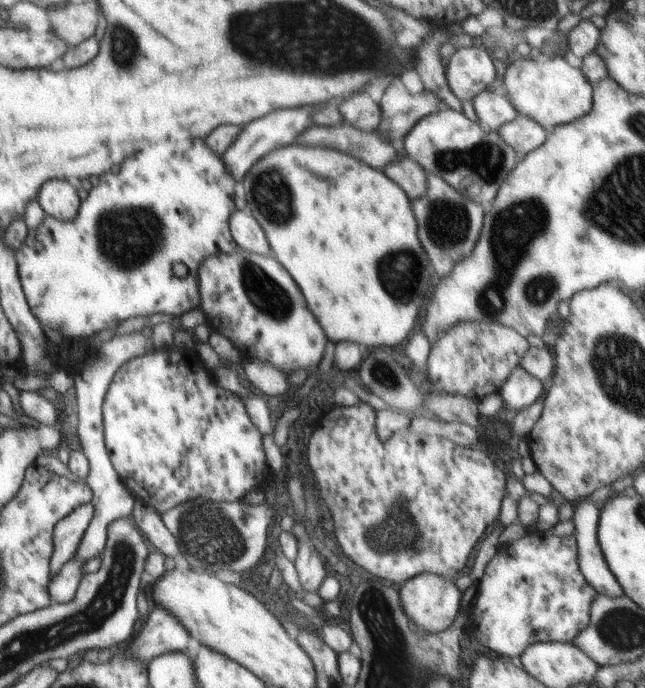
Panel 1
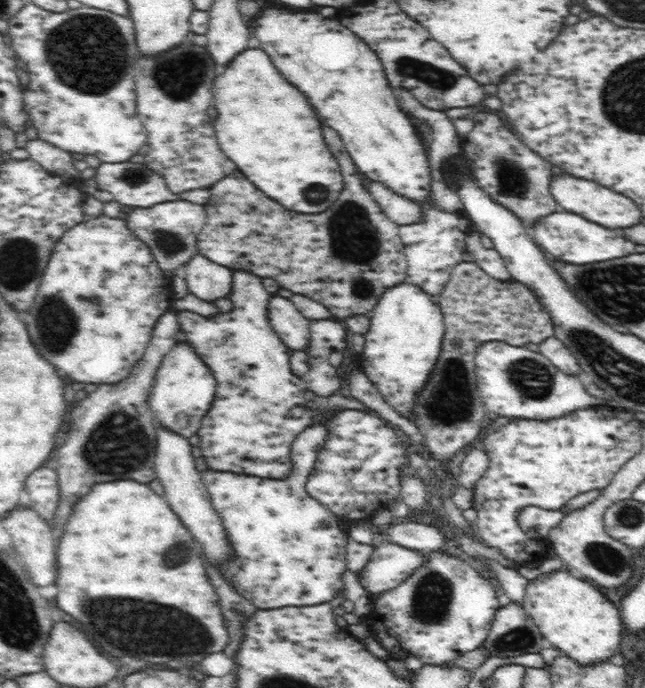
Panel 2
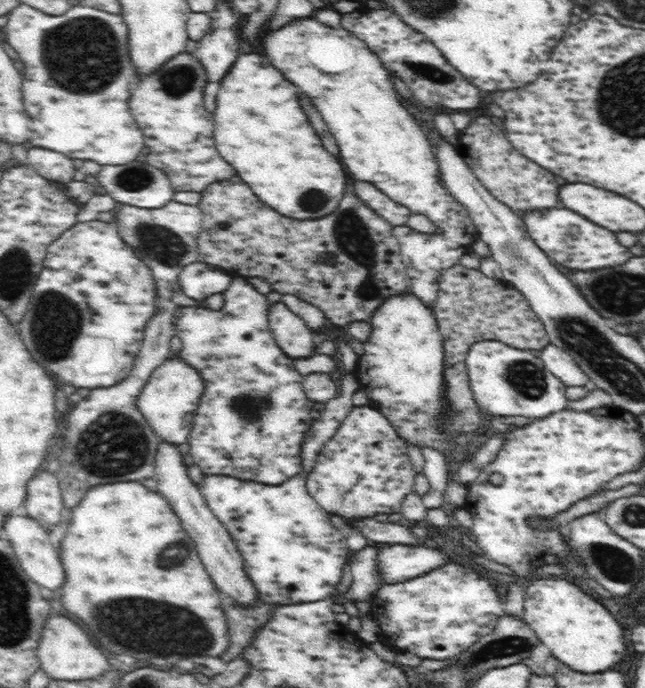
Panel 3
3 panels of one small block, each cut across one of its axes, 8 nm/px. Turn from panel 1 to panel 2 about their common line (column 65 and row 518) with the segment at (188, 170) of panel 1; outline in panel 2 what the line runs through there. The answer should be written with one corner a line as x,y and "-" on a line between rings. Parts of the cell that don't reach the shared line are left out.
330,410
331,415
325,423
311,424
296,436
291,446
295,468
284,482
264,482
262,478
256,482
258,478
208,468
200,472
209,501
220,515
234,552
226,570
227,577
233,581
236,592
258,609
317,605
331,601
343,590
347,533
338,527
337,516
304,490
319,450
331,434
332,417
339,412
336,410
332,414

